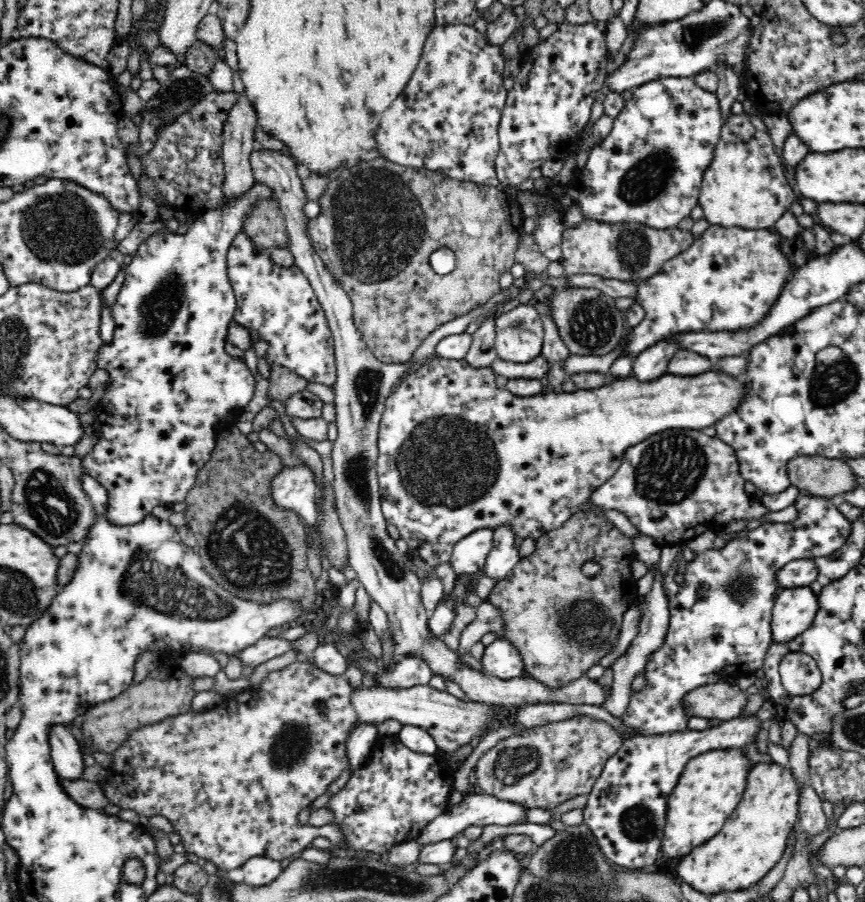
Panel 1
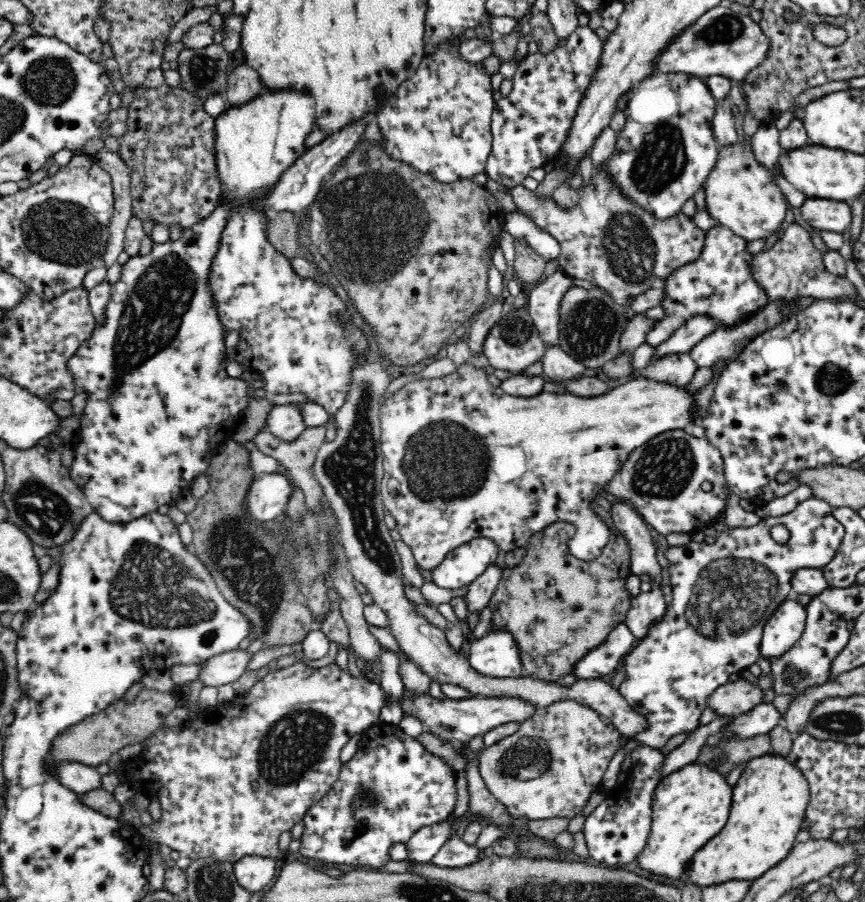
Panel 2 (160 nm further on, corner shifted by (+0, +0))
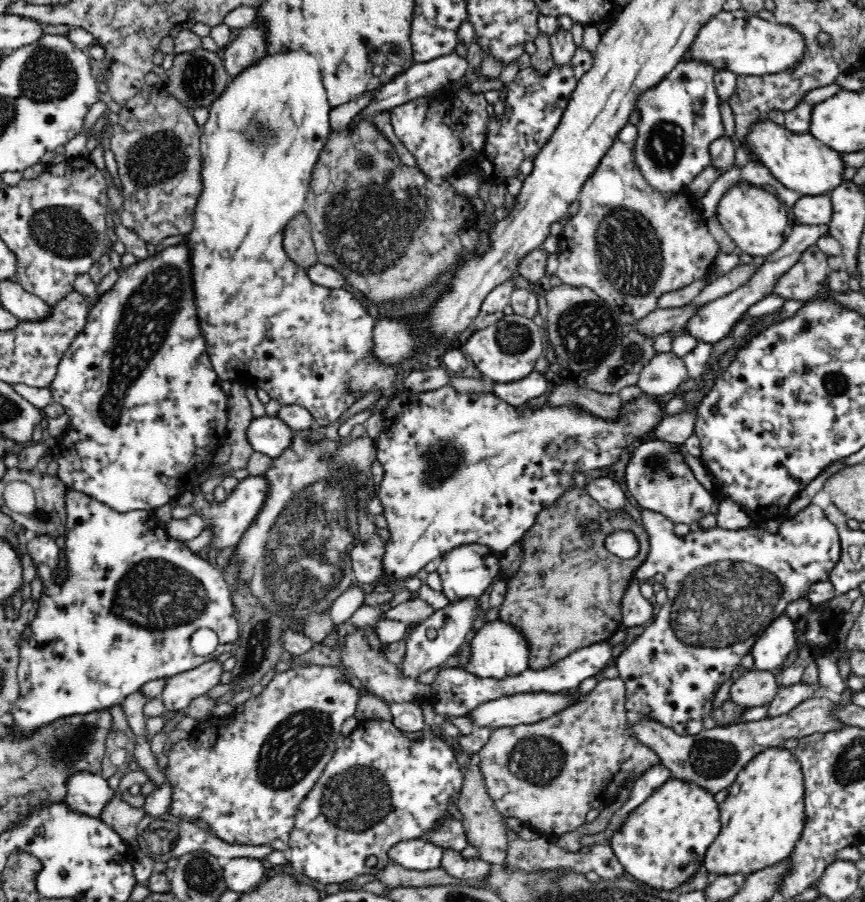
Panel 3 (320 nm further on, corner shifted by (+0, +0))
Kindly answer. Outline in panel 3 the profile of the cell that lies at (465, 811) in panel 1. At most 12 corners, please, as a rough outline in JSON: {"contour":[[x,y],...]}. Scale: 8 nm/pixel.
{"contour":[[414,839],[398,842],[388,862],[408,870],[441,867],[440,847]]}

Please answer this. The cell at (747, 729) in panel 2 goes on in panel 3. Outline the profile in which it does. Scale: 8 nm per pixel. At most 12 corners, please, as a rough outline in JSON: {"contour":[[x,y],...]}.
{"contour":[[814,682],[782,686],[769,702],[767,716],[784,714],[827,688]]}

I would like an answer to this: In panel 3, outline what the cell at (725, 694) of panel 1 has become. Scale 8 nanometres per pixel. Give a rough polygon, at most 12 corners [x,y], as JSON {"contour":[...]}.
{"contour":[[755,669],[736,675],[729,698],[752,708],[769,704],[778,676]]}

